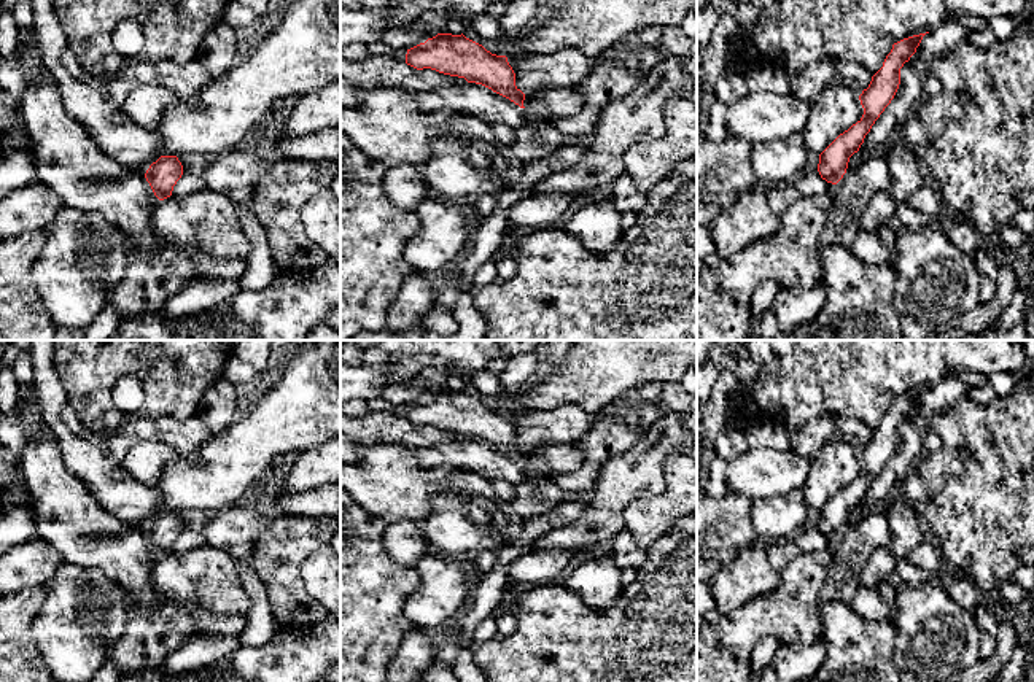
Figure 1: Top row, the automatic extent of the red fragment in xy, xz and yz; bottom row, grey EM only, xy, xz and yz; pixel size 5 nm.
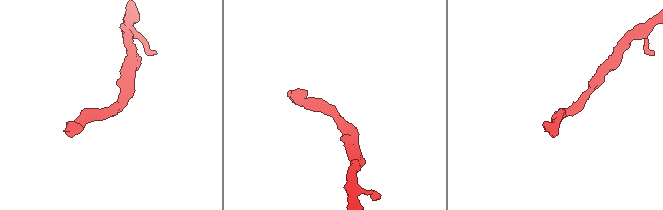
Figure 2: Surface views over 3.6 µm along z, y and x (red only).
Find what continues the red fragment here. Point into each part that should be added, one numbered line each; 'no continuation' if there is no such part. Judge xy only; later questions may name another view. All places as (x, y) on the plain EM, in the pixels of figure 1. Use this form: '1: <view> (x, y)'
no continuation

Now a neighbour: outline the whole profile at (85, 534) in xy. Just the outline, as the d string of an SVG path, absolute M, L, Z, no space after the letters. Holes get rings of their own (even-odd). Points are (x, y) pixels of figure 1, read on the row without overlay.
M19 383L17 399L22 410L21 421L29 434L29 445L19 455L19 482L35 510L37 534L60 553L64 563L95 568L116 580L143 612L173 606L175 599L165 596L151 582L153 566L161 556L154 552L145 531L132 529L111 517L65 467L59 442L43 418L35 386Z

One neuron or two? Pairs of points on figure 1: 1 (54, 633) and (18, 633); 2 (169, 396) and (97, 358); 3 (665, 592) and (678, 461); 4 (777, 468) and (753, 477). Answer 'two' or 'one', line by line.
1: two
2: one
3: two
4: one

